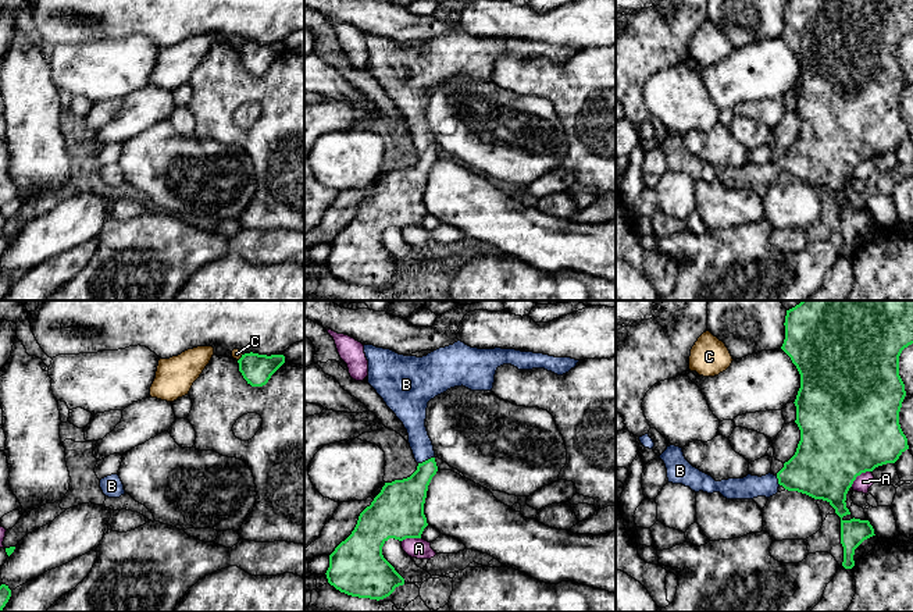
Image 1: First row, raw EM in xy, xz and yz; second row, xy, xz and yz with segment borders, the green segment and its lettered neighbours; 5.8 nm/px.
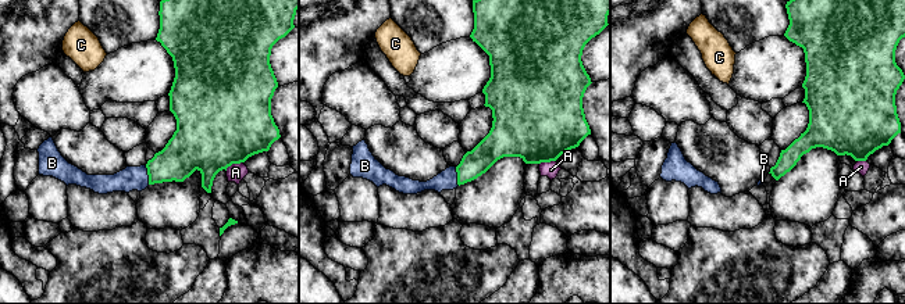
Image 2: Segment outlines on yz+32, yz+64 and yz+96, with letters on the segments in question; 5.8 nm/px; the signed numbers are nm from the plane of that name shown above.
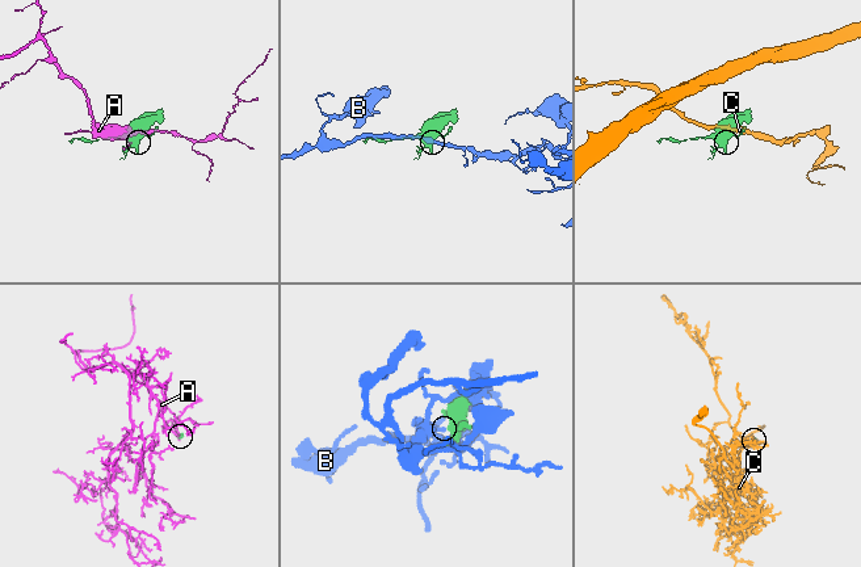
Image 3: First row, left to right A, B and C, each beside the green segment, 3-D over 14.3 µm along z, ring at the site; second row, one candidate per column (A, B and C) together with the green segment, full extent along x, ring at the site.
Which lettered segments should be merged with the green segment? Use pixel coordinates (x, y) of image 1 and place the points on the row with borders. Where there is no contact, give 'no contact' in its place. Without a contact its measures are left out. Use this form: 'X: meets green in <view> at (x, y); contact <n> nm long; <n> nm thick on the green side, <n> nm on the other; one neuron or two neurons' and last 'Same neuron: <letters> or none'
A: meets green in yz at (859, 474); contact 150 nm long; 500 nm thick on the green side, 90 nm on the other; two neurons
B: meets green in xz at (425, 461); contact 100 nm long; 220 nm thick on the green side, 130 nm on the other; one neuron
C: meets green in xy at (241, 358); contact 50 nm long; 180 nm thick on the green side, 60 nm on the other; two neurons
Same neuron: B

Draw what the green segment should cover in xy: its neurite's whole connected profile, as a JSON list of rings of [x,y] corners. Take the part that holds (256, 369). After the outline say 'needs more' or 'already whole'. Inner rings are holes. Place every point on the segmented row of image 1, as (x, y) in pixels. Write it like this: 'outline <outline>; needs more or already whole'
outline [[[245,353],[238,360],[239,371],[252,387],[263,387],[271,376],[285,363],[283,355]]]; already whole

